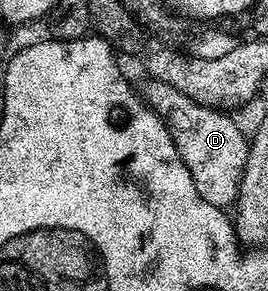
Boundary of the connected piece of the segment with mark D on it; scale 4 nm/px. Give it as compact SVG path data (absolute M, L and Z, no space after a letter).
M145 78L139 84L139 95L145 105L169 128L171 138L179 150L179 158L191 170L191 178L195 182L195 190L199 190L199 198L211 202L211 206L225 210L237 203L237 191L247 166L250 141L241 133L241 128L232 120L232 115L224 111L208 108L187 94L179 94L175 86L167 86L167 82L159 82Z

